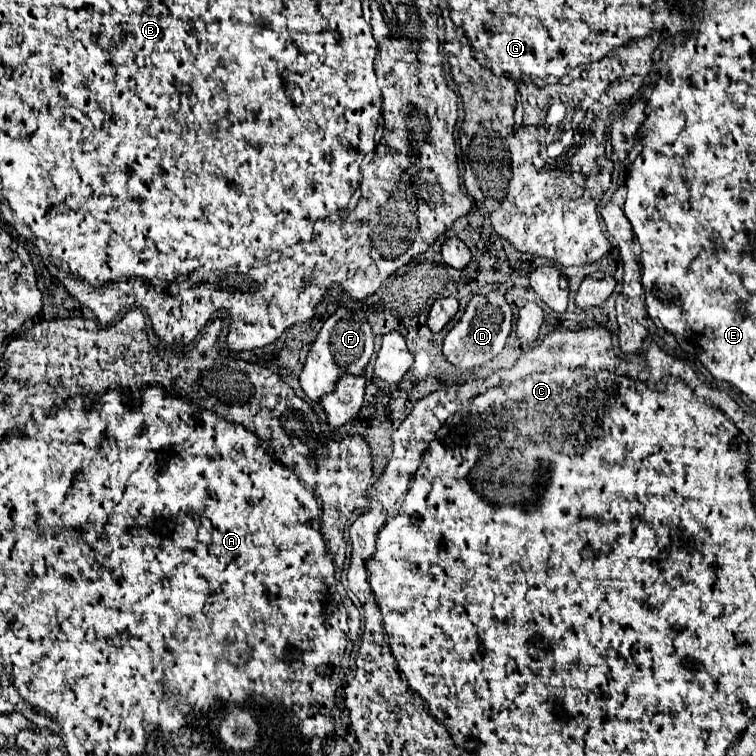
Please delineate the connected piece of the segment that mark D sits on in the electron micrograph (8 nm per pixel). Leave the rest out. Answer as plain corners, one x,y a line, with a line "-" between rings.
491,288
487,292
475,294
465,306
461,320
455,322
455,326
445,336
443,354
447,356
451,364
461,366
461,368
471,370
471,368
483,366
485,362
489,362
503,350
505,340
511,332
511,324
513,324
513,310
499,288

